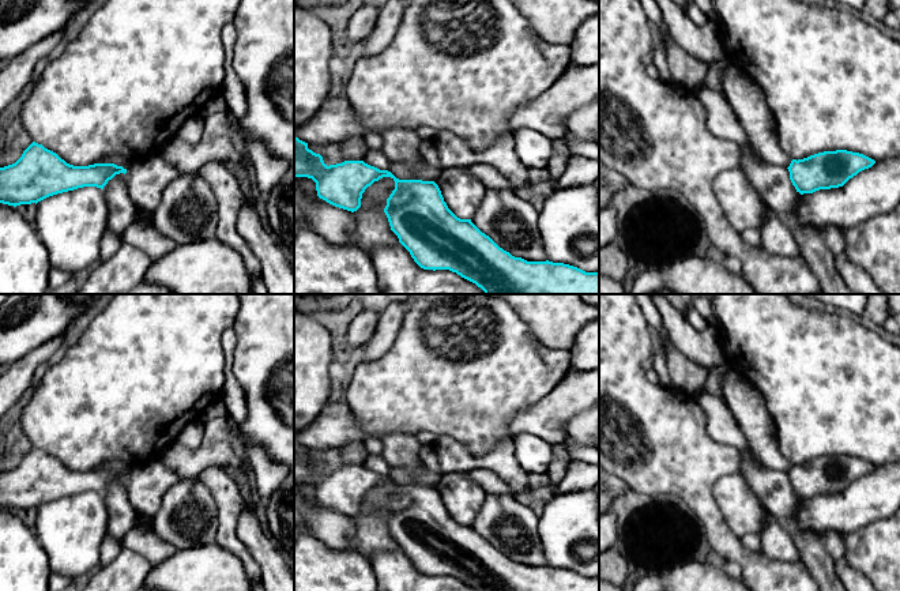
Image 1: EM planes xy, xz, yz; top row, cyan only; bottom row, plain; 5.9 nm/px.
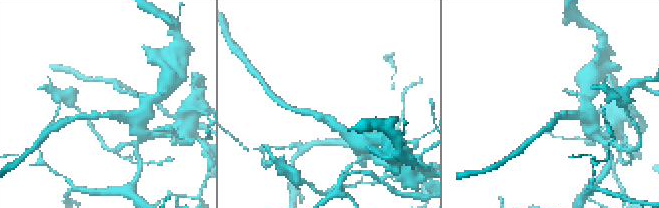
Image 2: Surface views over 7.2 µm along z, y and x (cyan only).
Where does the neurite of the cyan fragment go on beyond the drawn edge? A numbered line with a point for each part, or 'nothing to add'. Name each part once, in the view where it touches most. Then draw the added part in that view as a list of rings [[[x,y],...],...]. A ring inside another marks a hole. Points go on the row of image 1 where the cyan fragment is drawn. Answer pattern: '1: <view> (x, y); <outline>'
nothing to add

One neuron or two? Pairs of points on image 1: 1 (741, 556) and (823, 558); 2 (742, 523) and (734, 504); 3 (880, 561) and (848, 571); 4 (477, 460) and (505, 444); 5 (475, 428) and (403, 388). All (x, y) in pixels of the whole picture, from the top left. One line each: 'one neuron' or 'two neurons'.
1: two neurons
2: one neuron
3: two neurons
4: one neuron
5: one neuron

